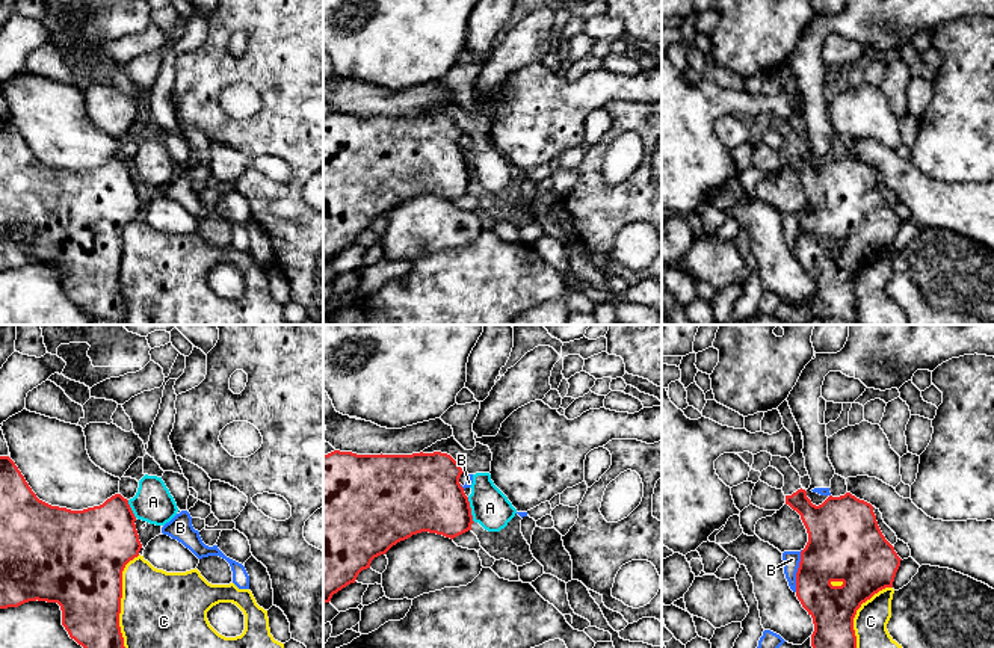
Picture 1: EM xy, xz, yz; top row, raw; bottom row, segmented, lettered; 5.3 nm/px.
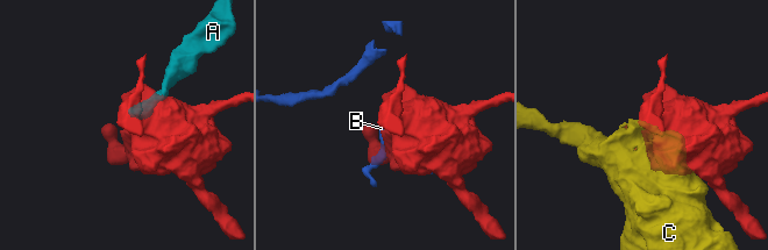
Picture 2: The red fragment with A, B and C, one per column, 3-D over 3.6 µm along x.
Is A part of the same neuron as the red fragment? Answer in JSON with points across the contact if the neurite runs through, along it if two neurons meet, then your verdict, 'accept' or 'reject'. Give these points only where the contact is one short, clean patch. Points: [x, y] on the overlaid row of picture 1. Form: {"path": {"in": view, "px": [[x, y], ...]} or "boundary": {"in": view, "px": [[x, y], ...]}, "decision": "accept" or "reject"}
{"boundary": {"in": "xz", "px": [[467, 497], [475, 521]]}, "decision": "reject"}

